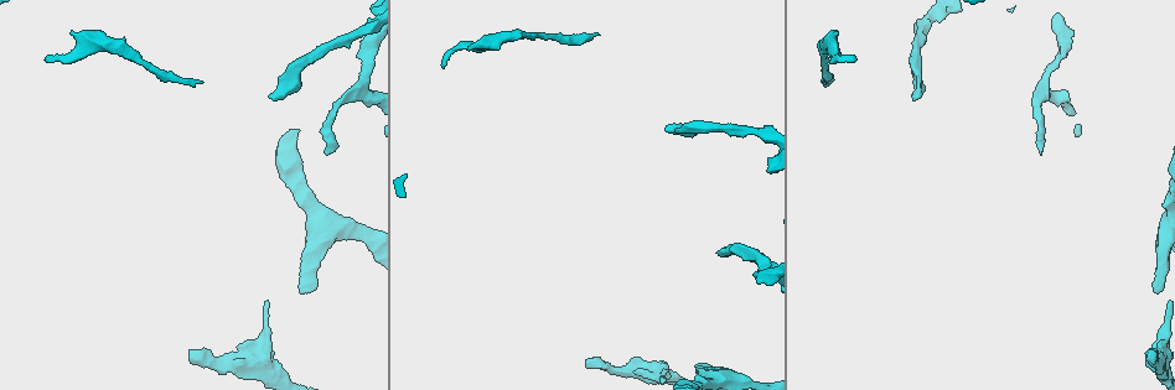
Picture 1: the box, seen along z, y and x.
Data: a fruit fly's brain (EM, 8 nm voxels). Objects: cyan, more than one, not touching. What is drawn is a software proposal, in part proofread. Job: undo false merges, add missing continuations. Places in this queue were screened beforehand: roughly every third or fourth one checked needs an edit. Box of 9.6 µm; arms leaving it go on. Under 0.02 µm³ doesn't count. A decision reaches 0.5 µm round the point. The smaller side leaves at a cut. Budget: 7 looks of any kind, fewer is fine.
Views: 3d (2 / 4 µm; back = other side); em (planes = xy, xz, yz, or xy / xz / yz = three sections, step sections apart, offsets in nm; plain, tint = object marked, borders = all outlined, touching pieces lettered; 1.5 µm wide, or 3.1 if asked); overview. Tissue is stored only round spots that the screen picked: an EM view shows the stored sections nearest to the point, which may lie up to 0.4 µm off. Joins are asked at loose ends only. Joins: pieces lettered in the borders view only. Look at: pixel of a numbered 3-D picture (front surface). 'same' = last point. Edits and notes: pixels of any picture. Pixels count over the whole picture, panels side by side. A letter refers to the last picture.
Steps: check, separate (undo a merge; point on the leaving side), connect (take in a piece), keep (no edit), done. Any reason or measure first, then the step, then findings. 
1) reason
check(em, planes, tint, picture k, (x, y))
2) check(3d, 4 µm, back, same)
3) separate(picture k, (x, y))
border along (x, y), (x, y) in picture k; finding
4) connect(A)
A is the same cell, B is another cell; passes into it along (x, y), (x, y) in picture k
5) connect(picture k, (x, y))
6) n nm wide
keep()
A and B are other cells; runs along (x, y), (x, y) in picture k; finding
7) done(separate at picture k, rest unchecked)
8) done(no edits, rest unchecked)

an open end
check(em, planes, tint, picture 1, (327, 154))

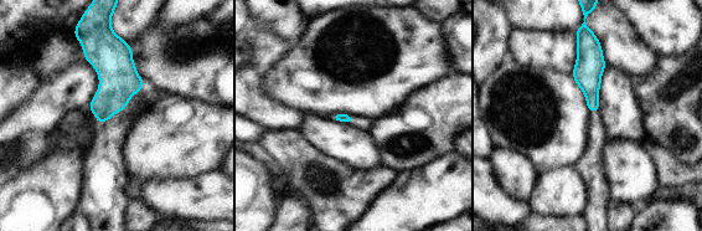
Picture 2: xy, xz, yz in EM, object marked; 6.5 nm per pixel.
see the neighbours
check(em, planes, borders, same)

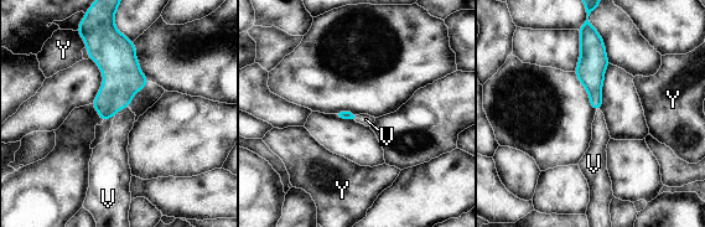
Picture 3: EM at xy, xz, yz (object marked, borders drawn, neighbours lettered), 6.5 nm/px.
connect(V)
V is the same cell, Y is another cell; passes into it along (123, 78), (124, 108), (115, 145) in picture 3; the neuron continues

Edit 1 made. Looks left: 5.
free end
check(em, planes, borders, picture 1, (1156, 293))

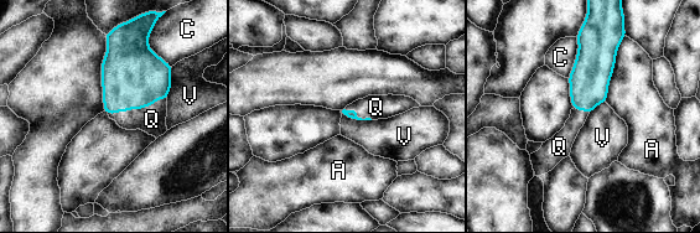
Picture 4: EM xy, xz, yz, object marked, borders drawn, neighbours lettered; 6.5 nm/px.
connect(Q)
Q is the same cell, A, C and V are other cells; passes into it along (133, 77), (136, 108), (151, 119) in picture 4; the neuron continues

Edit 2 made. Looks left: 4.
see it whole again
check(overview)

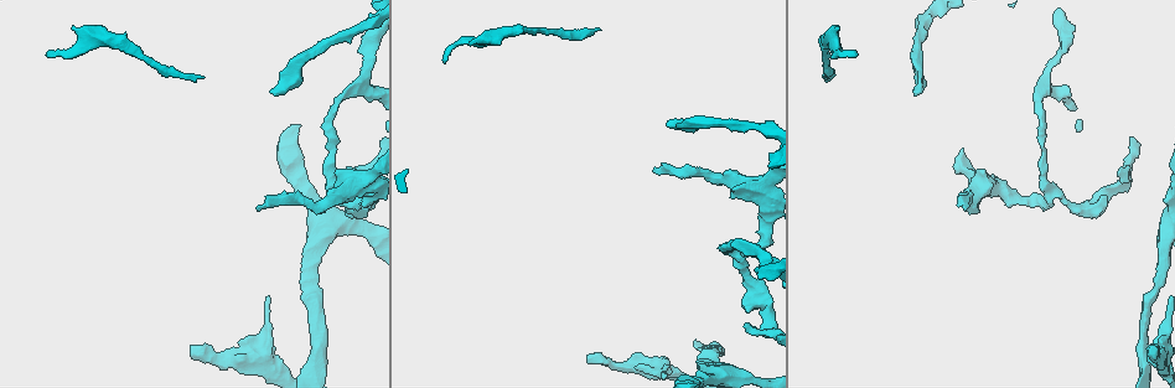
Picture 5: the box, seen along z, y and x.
free end
check(em, planes, borders, picture 5, (656, 169))

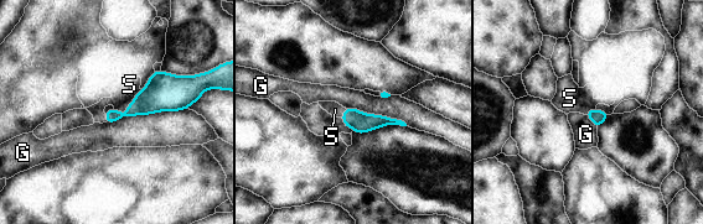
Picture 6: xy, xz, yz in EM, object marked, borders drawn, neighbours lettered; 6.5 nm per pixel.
connect(S)
S is the same cell, G is another cell; passes into it along (164, 92), (129, 105), (129, 84) in picture 6; the neuron continues

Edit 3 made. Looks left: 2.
done(connect at picture 3, connect at picture 4, connect at picture 6, rest unchecked)

